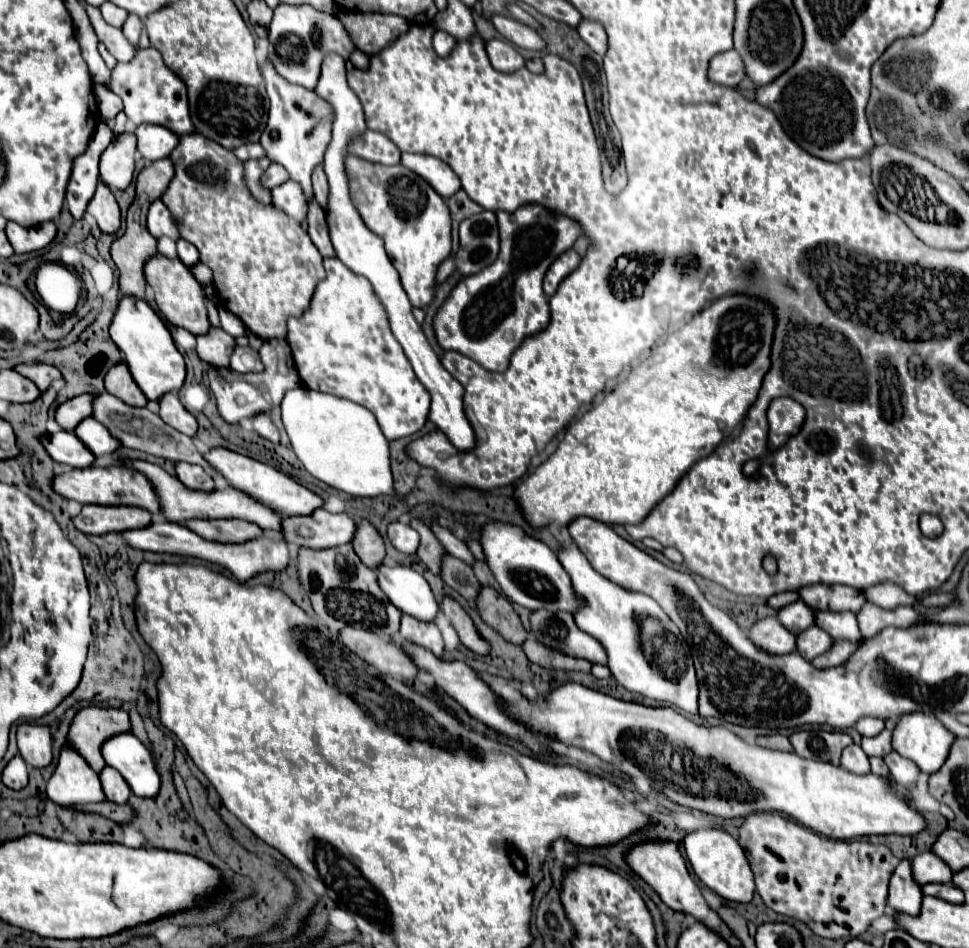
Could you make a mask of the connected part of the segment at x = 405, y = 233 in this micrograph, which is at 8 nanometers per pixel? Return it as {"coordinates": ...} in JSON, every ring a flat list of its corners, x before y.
{"coordinates":[[347,156,347,170,349,170,349,178,351,178,351,198,357,206,363,222,367,224,367,228,371,232,375,232,377,236,383,238,385,250,391,256,391,260,401,276,401,284,403,284,411,304,417,308,425,308,433,300,437,266,451,252,451,214,449,214,445,200,431,186,427,186,427,182,421,176,417,176,415,172,407,170,401,164,383,166,383,164,367,162,359,156]]}

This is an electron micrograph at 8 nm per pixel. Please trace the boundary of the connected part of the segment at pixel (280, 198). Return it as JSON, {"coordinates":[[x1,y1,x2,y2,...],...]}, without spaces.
{"coordinates":[[287,180,283,186,277,186,271,192,273,204,287,210,287,214,291,214,297,222,307,218,307,196,297,182]]}

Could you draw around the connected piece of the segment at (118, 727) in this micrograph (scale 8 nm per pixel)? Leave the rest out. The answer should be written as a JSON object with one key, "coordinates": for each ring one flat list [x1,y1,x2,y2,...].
{"coordinates":[[87,706,81,708,71,722,67,746,77,750,95,772,101,772,105,768,101,744,119,732,129,732,129,728,129,716,123,708]]}

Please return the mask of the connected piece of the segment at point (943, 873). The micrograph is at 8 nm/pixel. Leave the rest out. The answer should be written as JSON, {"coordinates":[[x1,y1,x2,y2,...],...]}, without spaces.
{"coordinates":[[931,852,915,856,911,860,911,868,913,868,913,878,919,886,929,884,929,882,947,884,951,882,951,876,953,876,949,866,945,866,945,862,939,862,939,858]]}

